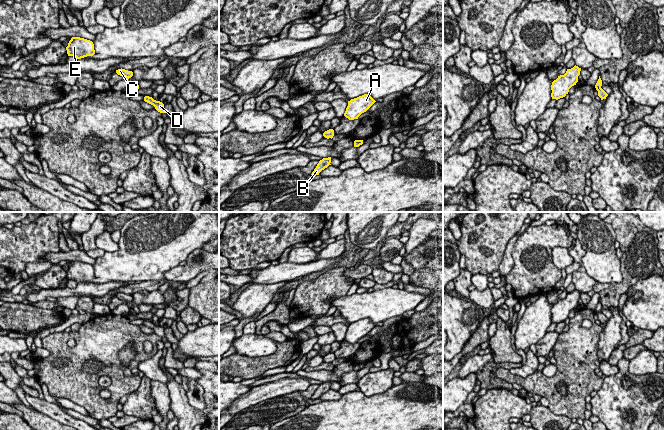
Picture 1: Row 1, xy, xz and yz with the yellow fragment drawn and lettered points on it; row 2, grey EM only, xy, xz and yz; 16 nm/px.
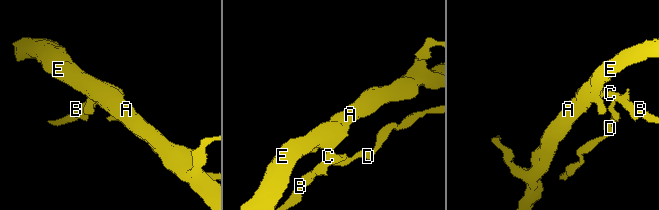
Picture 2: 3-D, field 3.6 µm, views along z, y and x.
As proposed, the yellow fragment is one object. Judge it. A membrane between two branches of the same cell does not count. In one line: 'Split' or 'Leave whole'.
Split

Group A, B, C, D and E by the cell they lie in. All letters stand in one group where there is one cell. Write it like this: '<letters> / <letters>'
A B C E / D

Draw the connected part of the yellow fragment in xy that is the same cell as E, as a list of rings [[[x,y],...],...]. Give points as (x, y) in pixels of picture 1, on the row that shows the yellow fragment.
[[[72,37],[66,50],[68,56],[74,56],[77,59],[93,56],[95,54],[93,42],[80,37]]]

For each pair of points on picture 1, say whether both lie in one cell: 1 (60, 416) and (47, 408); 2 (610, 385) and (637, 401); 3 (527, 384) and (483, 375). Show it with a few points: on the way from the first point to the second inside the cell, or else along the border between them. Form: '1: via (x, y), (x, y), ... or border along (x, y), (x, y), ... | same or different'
1: via (58, 413), (50, 409) | same
2: via (617, 392), (626, 401), (630, 401) | same
3: border along (498, 367), (495, 374), (511, 384) | different

